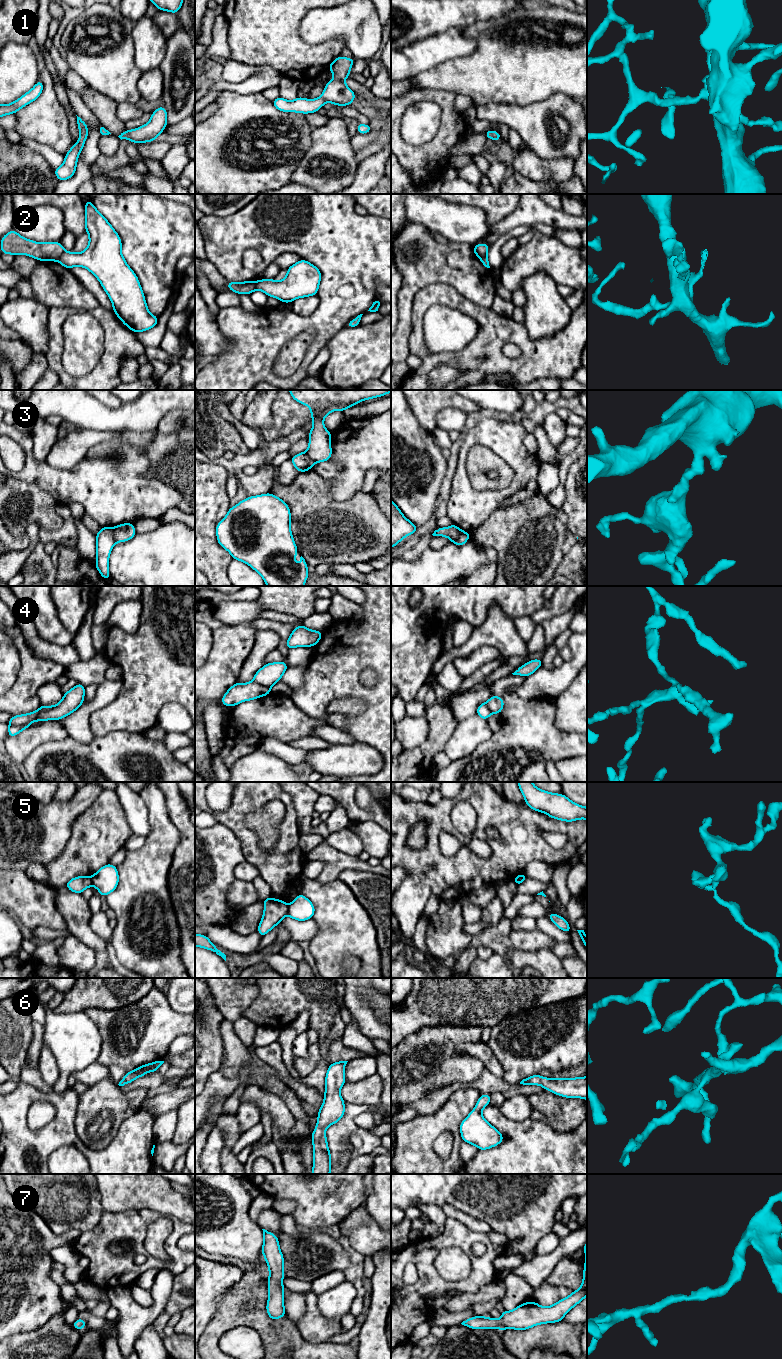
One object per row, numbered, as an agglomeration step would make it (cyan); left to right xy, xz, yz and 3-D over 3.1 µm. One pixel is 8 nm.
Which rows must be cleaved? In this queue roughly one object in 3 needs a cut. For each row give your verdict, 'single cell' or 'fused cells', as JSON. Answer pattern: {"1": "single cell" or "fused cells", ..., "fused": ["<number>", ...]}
{"1": "single cell", "2": "fused cells", "3": "fused cells", "4": "fused cells", "5": "fused cells", "6": "single cell", "7": "single cell", "fused": ["2", "3", "4", "5"]}

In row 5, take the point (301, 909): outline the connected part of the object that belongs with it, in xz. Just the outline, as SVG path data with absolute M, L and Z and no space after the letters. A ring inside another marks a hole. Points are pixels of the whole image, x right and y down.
M299 894L288 905L288 915L297 921L306 921L313 918L315 907L312 902L304 895Z

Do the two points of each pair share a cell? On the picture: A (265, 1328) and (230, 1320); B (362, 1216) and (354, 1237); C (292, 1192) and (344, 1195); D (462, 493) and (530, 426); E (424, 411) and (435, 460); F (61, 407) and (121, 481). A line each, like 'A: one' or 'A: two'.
A: one
B: two
C: one
D: two
E: two
F: two

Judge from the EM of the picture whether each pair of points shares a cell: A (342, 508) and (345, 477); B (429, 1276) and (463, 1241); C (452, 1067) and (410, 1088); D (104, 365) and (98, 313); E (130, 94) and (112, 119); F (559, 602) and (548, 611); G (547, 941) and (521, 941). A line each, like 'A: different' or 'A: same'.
A: different
B: same
C: same
D: same
E: different
F: same
G: same

